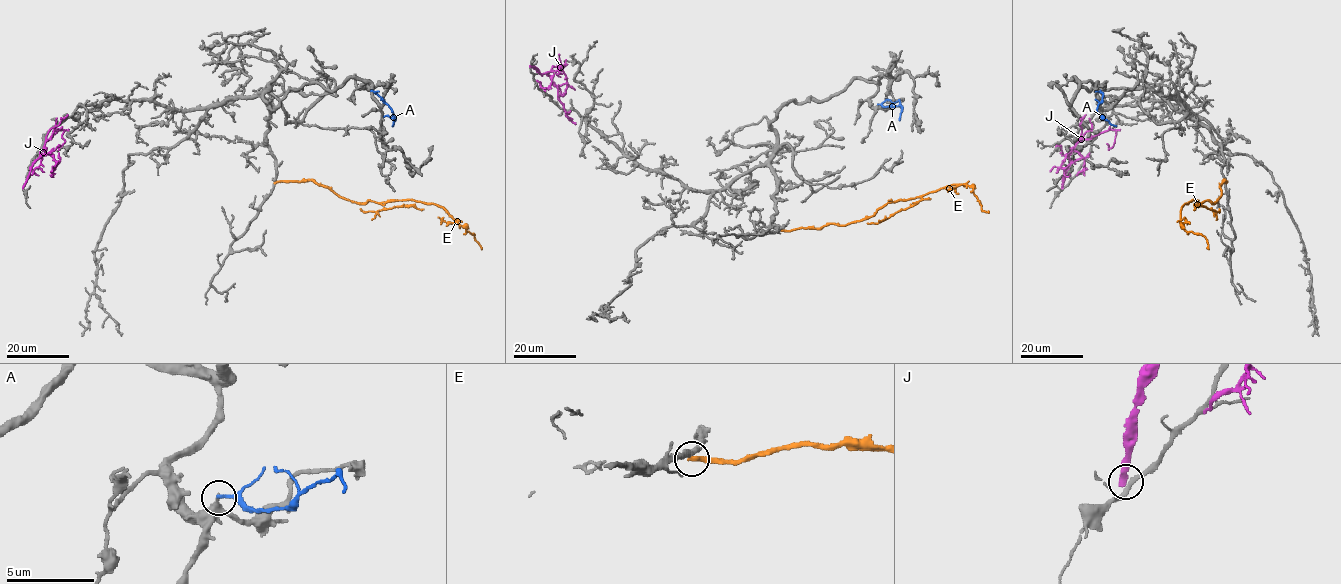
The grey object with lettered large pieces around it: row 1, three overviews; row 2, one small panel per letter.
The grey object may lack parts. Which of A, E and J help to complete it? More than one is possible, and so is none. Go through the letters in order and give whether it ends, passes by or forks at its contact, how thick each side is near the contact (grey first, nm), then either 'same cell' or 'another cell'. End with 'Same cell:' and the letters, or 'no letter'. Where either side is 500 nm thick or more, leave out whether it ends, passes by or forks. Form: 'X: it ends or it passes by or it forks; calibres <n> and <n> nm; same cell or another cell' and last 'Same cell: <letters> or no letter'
A: it ends; calibres 280 and 200 nm; another cell
E: it ends; calibres 260 and 320 nm; another cell
J: it ends; calibres 240 and 360 nm; another cell
Same cell: no letter

